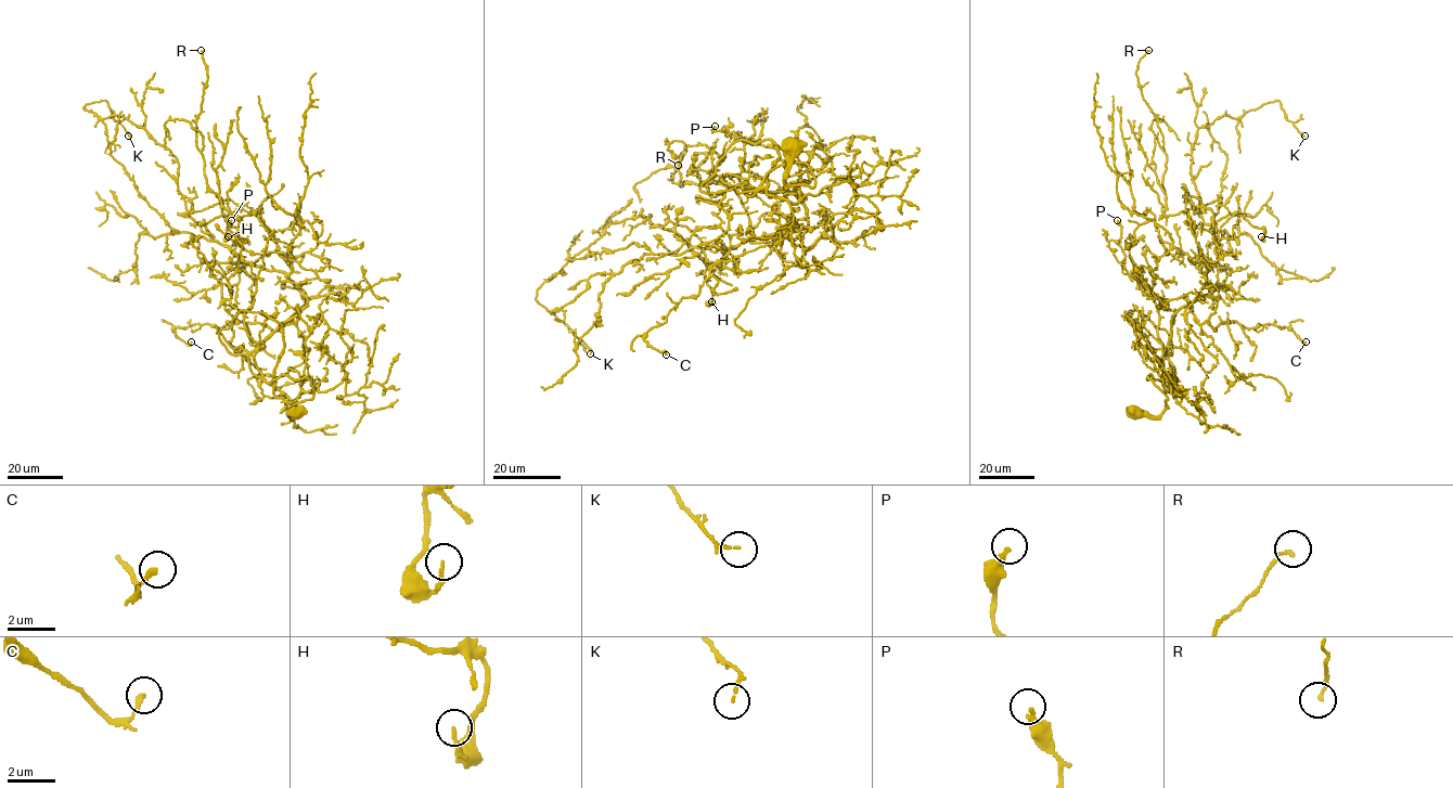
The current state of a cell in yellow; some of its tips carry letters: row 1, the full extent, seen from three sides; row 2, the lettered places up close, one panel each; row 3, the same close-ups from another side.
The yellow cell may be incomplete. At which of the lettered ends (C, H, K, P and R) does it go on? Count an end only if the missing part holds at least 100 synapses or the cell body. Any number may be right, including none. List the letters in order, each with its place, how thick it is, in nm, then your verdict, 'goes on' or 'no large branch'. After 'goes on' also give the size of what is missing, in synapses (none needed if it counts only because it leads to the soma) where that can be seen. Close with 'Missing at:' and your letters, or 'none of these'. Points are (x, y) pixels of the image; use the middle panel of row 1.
C: at (666, 354); 240 nm thick; no large branch
H: at (711, 301); 140 nm thick; no large branch
K: at (590, 353); 120 nm thick; no large branch
P: at (715, 126); 280 nm thick; no large branch
R: at (678, 165); 130 nm thick; no large branch
Missing at: none of these

